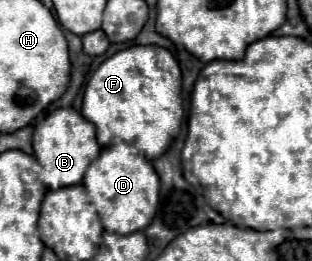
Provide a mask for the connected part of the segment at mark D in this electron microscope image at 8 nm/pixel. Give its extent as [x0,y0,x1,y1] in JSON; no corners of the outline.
[83,141,160,235]

